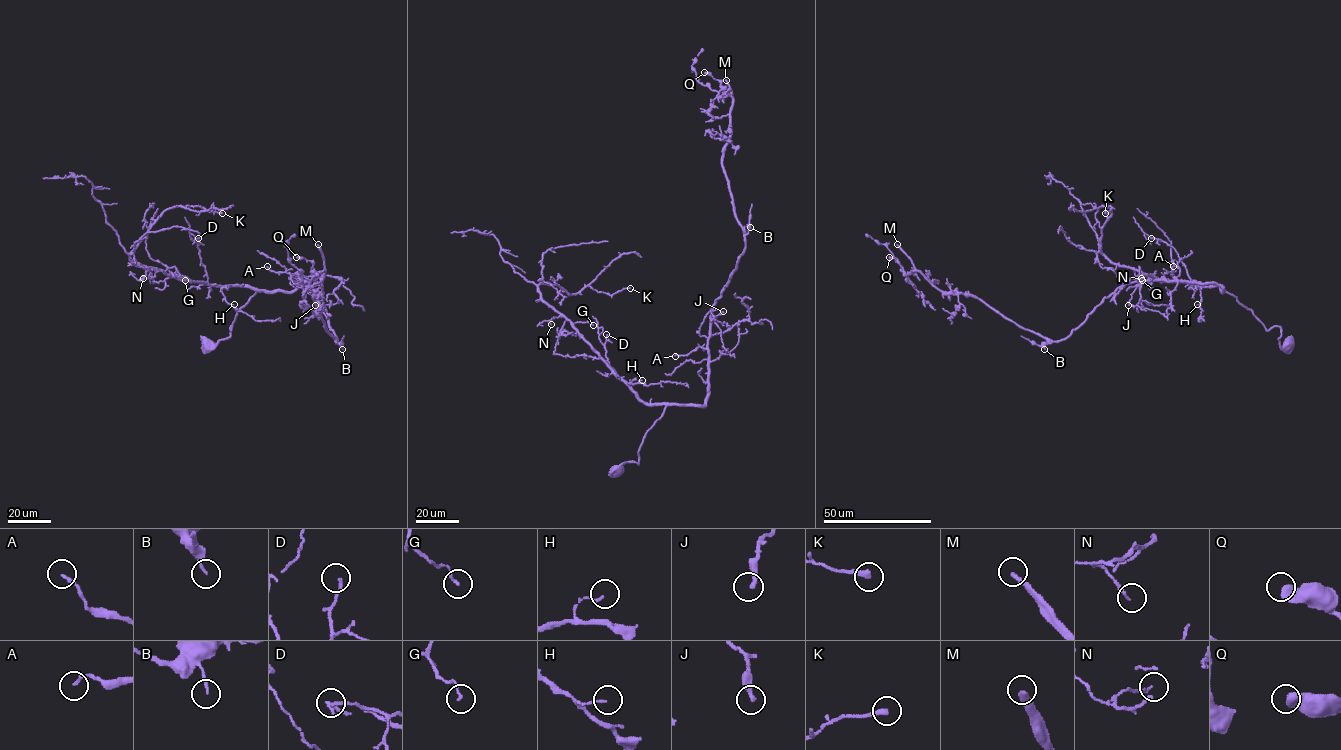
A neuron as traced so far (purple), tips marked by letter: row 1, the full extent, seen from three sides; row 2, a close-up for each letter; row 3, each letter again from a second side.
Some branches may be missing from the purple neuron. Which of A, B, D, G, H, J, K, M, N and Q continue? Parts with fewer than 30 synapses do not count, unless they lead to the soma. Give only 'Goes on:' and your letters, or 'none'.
Goes on: M

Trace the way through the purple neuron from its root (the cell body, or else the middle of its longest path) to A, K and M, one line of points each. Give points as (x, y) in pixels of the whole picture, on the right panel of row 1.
A: (1288, 347), (1279, 345), (1279, 326), (1267, 330), (1219, 285), (1167, 281), (1164, 275), (1173, 266)
K: (1288, 347), (1279, 326), (1267, 330), (1221, 286), (1160, 280), (1113, 263), (1101, 251), (1110, 206), (1105, 213)
M: (1288, 347), (1219, 285), (1162, 280), (1123, 284), (1066, 337), (1047, 340), (978, 298), (940, 291), (897, 244)

